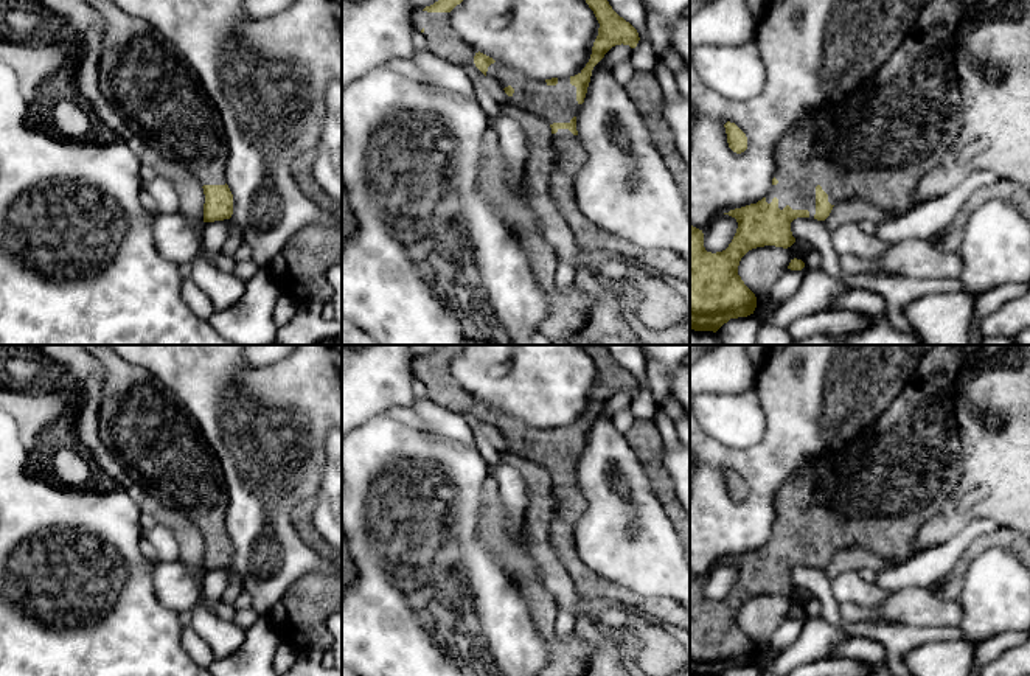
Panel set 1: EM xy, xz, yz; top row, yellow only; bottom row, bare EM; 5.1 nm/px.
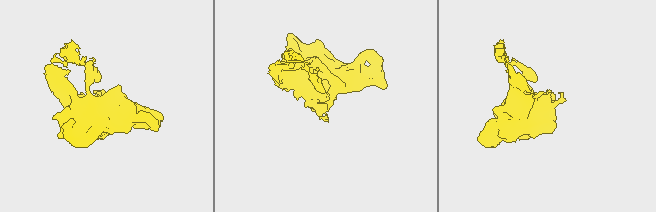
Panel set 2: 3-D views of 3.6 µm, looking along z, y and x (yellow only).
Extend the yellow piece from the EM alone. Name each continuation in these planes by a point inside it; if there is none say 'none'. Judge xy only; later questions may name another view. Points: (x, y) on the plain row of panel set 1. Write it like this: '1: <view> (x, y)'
1: xy (159, 443)

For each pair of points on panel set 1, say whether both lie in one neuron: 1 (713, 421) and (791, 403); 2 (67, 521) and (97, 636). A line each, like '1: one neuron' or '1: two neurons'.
1: two neurons
2: one neuron

